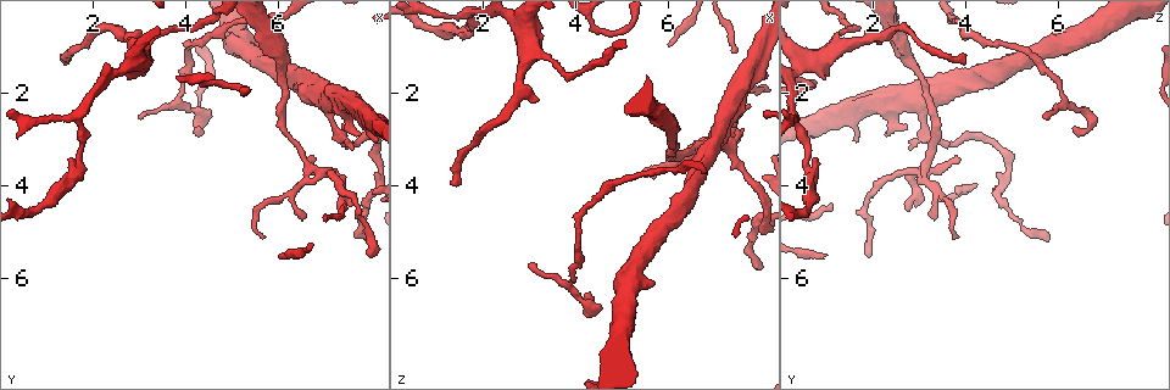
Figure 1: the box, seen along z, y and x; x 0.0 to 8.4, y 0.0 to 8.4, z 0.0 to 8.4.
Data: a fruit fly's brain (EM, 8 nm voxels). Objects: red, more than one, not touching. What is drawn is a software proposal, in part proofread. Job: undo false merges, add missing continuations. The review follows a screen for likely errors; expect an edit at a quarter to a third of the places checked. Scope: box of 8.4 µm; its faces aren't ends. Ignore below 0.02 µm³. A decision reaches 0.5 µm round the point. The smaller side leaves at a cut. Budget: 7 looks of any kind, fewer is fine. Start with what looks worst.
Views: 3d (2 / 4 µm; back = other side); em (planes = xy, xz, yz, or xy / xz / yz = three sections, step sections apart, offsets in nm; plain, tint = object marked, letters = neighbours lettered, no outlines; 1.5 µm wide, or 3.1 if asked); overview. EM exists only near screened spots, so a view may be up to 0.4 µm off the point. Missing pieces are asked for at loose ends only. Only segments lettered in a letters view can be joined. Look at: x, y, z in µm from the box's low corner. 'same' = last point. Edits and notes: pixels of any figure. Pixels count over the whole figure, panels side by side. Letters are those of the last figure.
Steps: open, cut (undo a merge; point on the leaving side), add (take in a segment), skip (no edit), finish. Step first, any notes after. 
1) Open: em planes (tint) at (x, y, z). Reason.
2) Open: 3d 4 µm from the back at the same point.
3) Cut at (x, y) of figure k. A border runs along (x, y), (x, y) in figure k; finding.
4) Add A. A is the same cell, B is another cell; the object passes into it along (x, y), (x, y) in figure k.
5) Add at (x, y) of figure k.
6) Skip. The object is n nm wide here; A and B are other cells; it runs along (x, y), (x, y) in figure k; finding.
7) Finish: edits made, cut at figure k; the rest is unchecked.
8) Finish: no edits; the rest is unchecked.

Open: 3d 4 µm at (7.10, 2.30, 3.10). Thin neck.

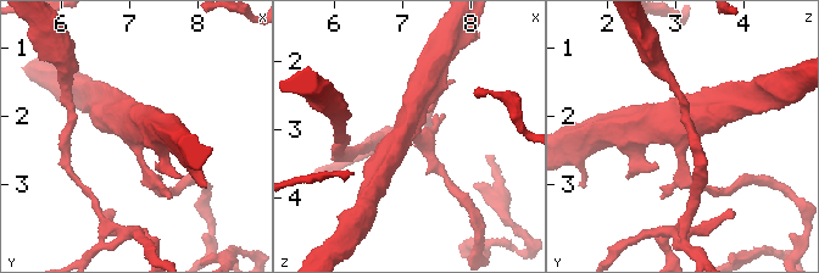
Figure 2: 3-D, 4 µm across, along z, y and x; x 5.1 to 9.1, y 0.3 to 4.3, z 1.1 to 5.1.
Open: em planes (tint) at (7.00, 2.25, 3.00).

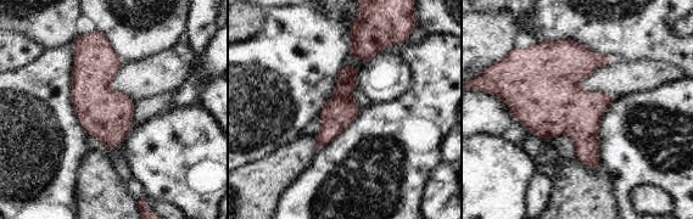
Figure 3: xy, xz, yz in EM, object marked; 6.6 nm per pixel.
Open: em planes (letters) at the same point. See the neighbours.

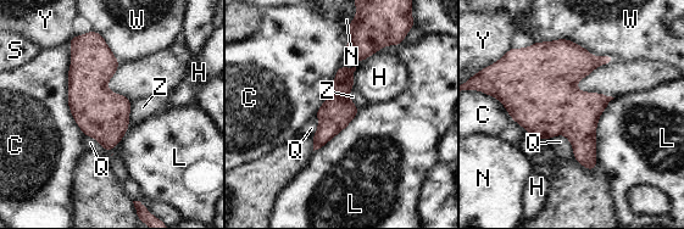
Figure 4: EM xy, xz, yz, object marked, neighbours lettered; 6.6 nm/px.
Skip. C, H, L, N, Q, S, W, Y and Z are other cells; all the same cell.

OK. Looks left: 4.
Open: 3d 4 µm at (4.30, 2.75, 6.30).

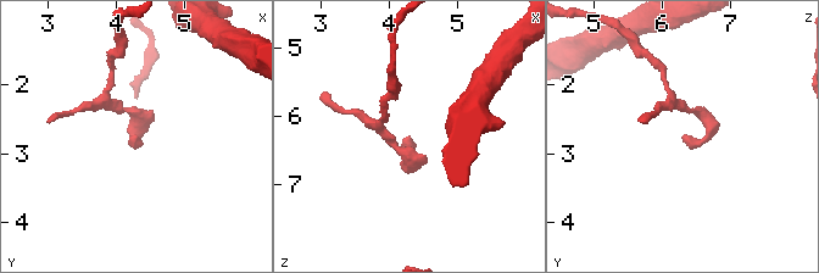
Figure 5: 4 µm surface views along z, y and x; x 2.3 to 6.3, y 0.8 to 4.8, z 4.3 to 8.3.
Open: em planes (tint) at (4.25, 2.75, 6.35). Need the tissue.

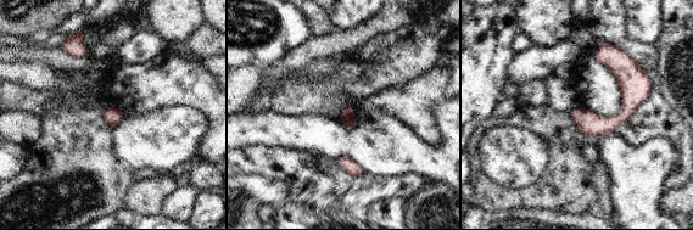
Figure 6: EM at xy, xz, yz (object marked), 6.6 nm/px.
Open: em planes (letters) at the same point. See the neighbours.

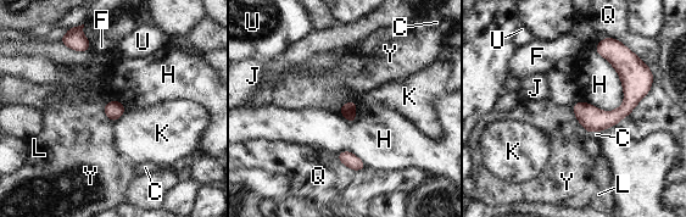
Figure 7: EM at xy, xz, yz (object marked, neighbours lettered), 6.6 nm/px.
Skip. The object is 100 nm wide here; C, F, H, J, K, L, Q, U and Y are other cells; it runs along (647, 78), (614, 117), (578, 115) in figure 7; no lettered segment goes on from it.

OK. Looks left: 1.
Open: em planes (letters) at (1.30, 1.20, 3.95). An open end.

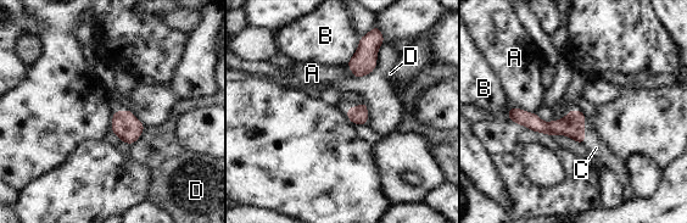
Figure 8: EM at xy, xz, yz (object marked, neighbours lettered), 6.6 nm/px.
Add C. C is the same cell, A, B and D are other cells; the object passes into it along (573, 126), (584, 132), (596, 148) in figure 8; the cell continues.

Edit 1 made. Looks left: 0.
Finish: edits made, add at figure 8; the rest is unchecked.

